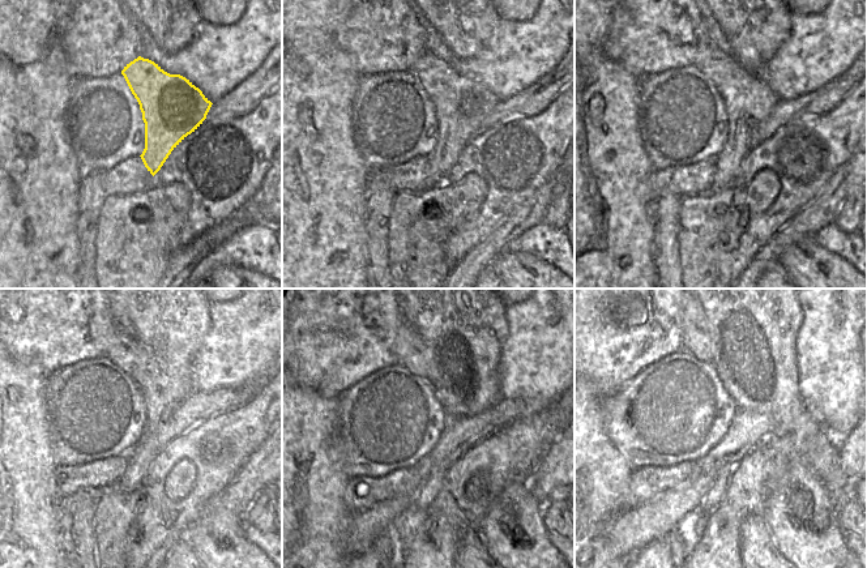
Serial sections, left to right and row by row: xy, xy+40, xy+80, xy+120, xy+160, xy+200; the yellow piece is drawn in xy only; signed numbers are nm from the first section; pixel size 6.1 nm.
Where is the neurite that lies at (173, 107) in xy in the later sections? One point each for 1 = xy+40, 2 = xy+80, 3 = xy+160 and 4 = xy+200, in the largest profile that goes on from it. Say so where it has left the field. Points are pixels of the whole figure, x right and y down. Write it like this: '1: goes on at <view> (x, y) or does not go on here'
1: goes on at xy+40 (461, 105)
2: goes on at xy+80 (748, 99)
3: goes on at xy+160 (409, 349)
4: goes on at xy+200 (696, 334)

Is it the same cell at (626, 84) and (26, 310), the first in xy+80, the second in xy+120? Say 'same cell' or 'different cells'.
different cells

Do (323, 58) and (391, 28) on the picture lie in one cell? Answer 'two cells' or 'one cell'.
two cells

